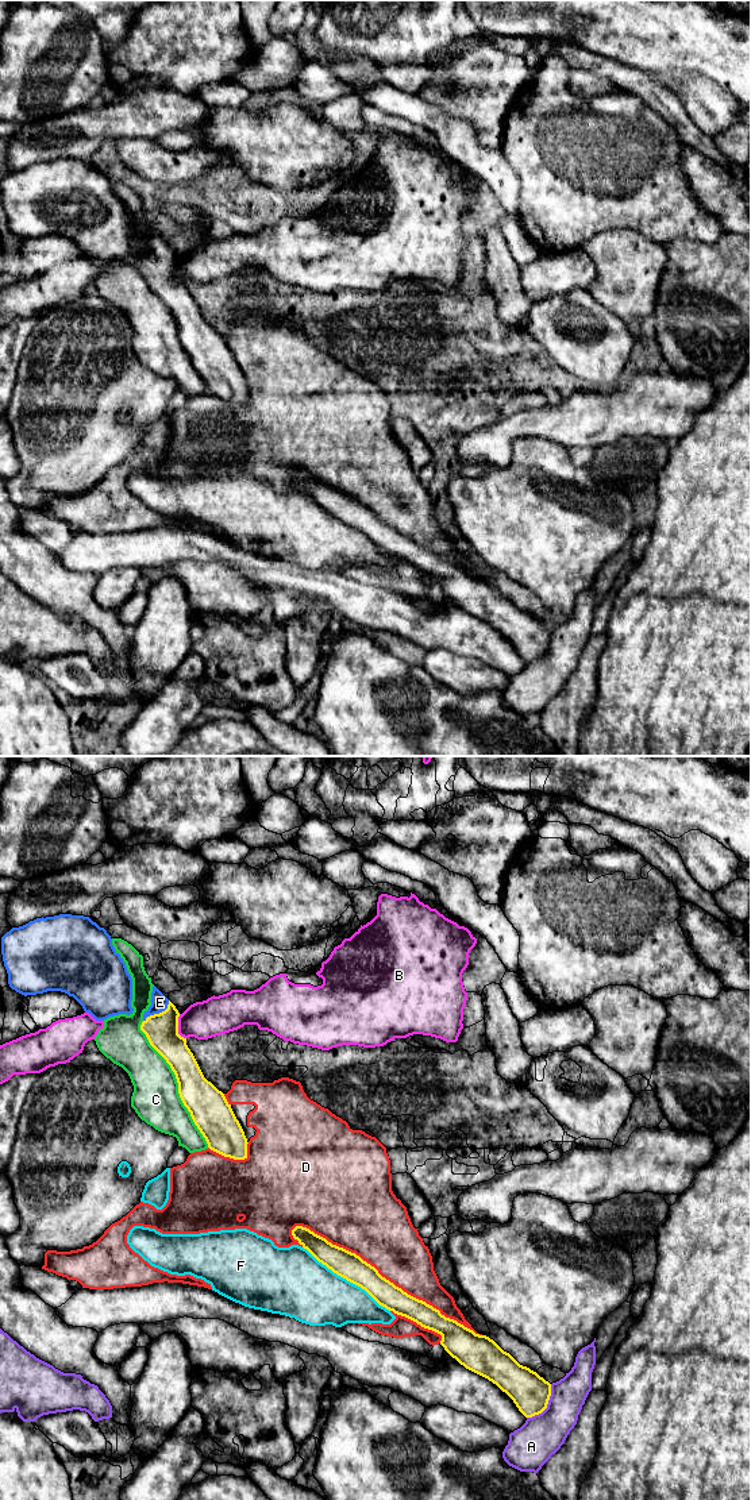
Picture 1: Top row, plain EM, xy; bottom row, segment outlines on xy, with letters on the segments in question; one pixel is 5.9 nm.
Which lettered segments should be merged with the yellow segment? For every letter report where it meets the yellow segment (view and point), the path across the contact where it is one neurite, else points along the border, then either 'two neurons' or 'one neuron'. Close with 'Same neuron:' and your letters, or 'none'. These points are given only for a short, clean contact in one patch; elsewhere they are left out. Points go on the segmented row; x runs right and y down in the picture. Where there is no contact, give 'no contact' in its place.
A: meets yellow in xy at (546, 1406); two neurons
B: meets yellow in xy at (177, 1028); border along xy (178, 1014), (178, 1033), (185, 1038); two neurons
C: meets yellow in xy at (178, 1084); two neurons
D: meets yellow in xy at (385, 1279); two neurons
E: meets yellow in xy at (160, 1013); runs through xy (161, 1029), (160, 1013), (160, 1002); one neuron
F: meets yellow in xy at (346, 1279); two neurons
Same neuron: E

